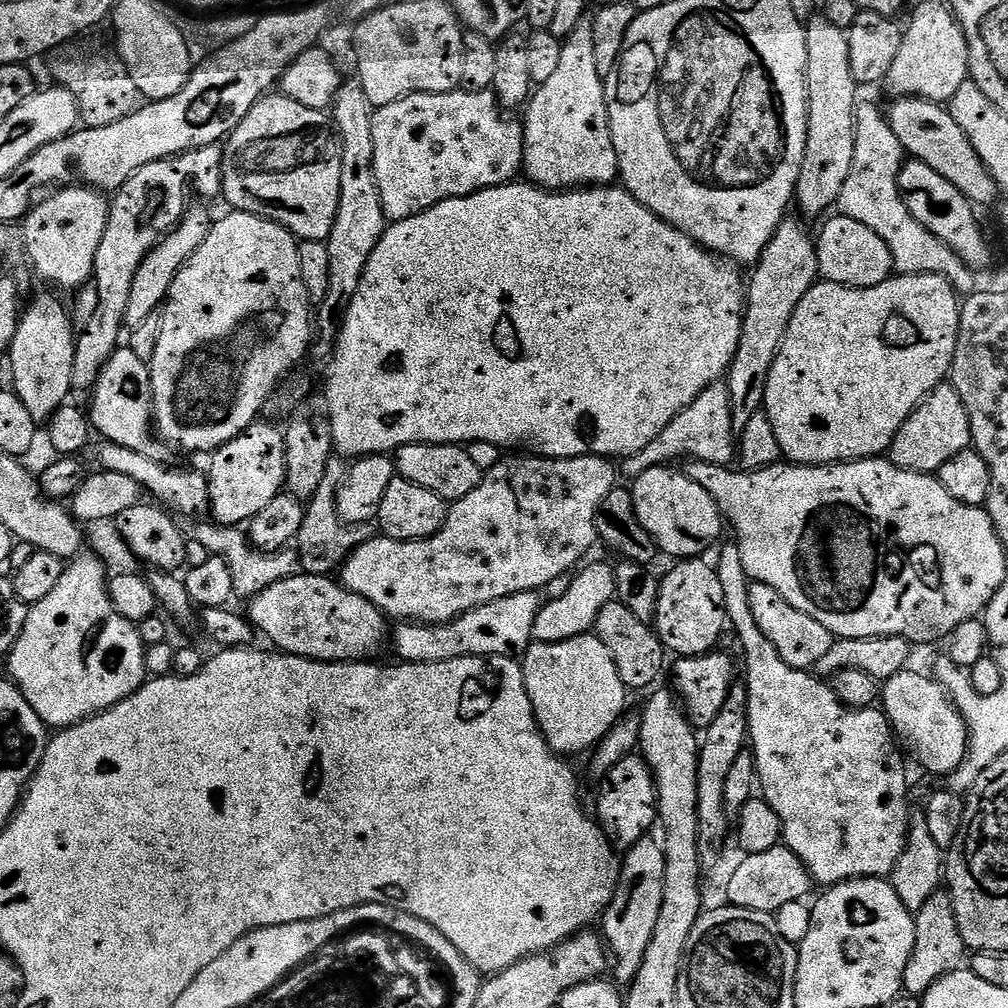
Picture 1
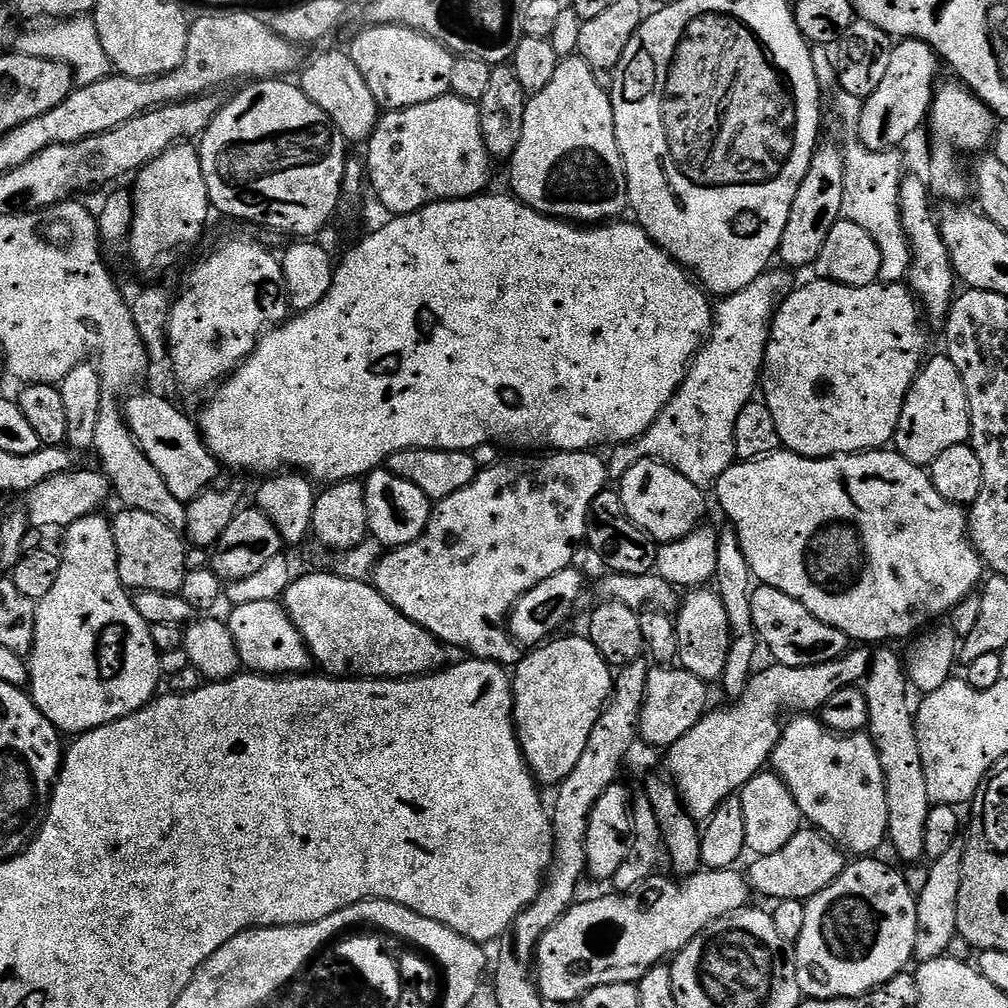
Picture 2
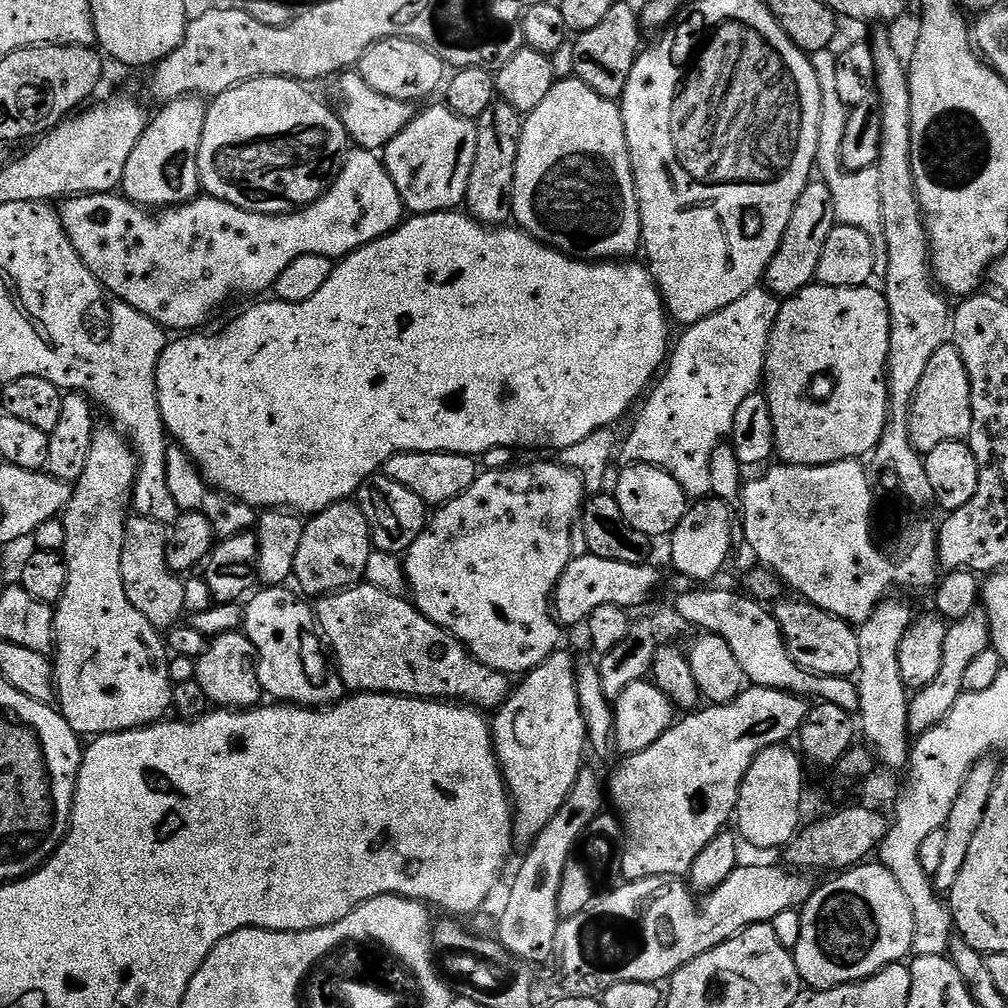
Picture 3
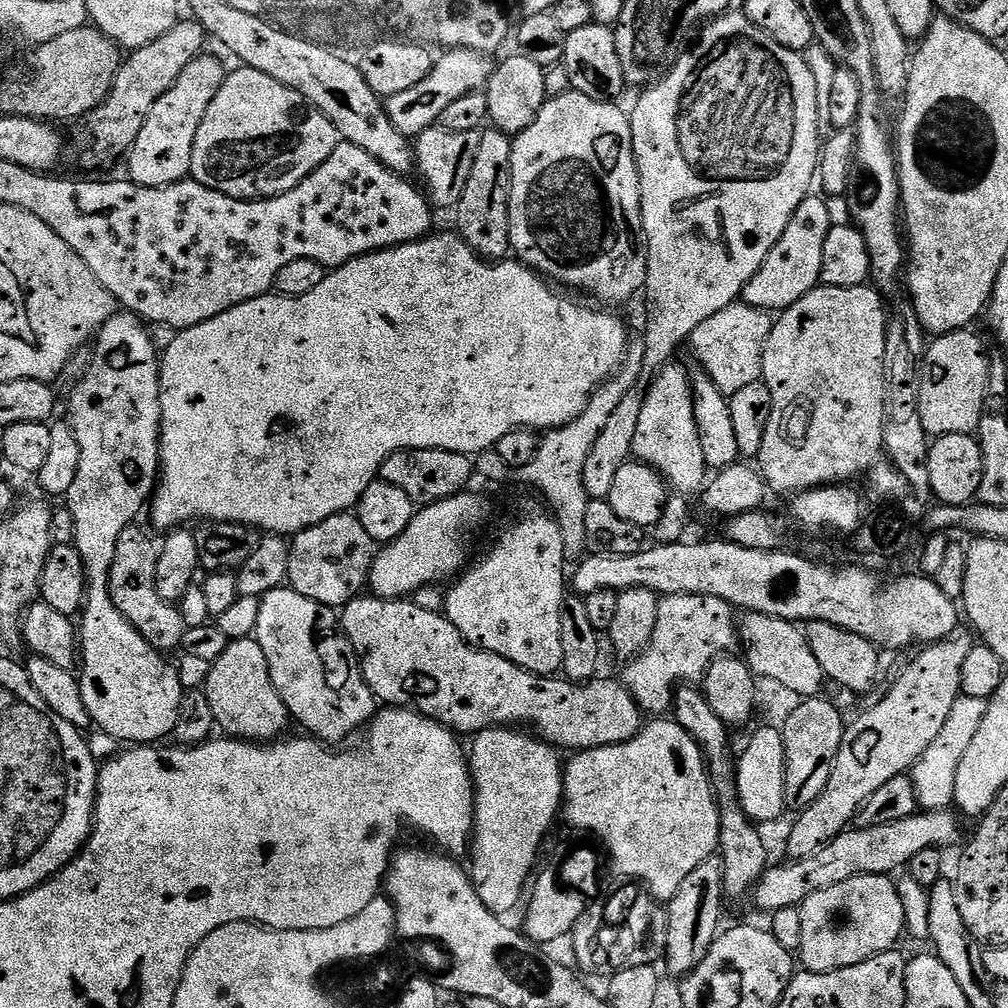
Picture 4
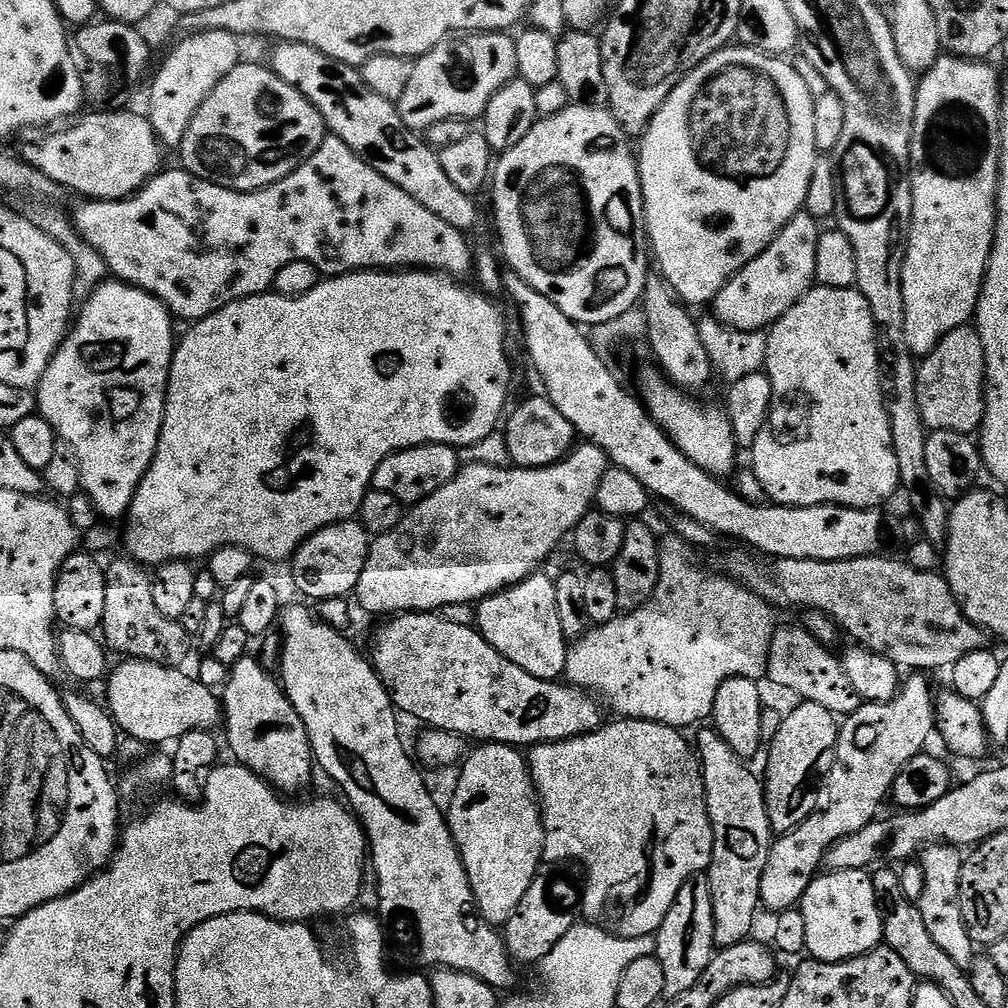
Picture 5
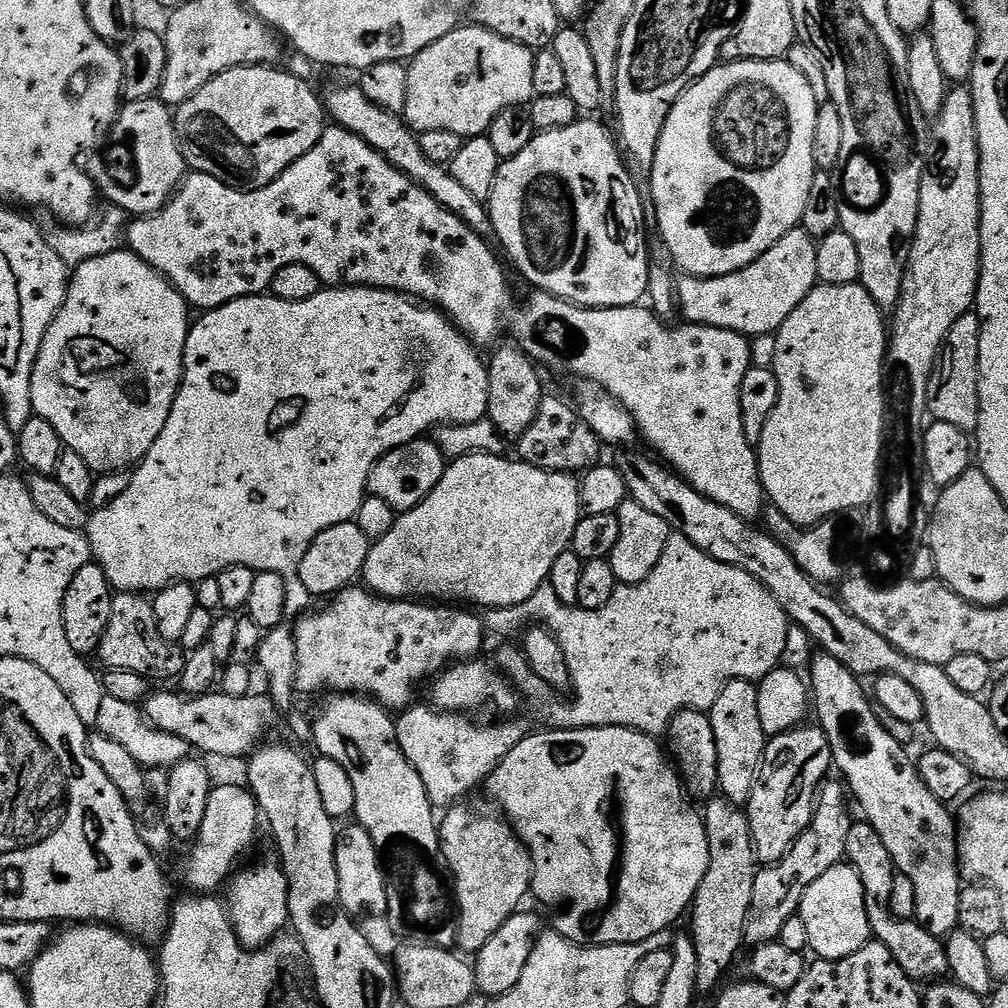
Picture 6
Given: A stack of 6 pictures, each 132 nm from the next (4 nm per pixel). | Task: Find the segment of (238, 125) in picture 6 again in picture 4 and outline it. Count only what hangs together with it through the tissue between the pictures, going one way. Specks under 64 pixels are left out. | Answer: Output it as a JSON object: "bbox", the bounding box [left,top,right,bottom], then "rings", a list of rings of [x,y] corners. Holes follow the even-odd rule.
{"bbox":[191,67,342,200],"rings":[[[237,67],[237,72],[229,71],[224,77],[224,84],[214,94],[202,126],[198,126],[198,138],[194,138],[191,179],[198,181],[210,190],[218,190],[230,198],[239,200],[269,200],[272,196],[281,196],[294,186],[298,186],[334,150],[342,143],[338,129],[332,125],[330,118],[322,114],[302,94],[293,88],[282,86],[274,78],[262,74],[253,68]]]}

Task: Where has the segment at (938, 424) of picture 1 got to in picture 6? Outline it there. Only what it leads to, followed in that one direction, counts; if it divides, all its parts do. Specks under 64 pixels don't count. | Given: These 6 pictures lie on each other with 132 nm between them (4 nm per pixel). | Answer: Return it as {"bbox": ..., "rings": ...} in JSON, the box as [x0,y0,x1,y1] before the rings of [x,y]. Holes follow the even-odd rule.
{"bbox":[927,310,980,433],"rings":[[[969,310],[950,326],[944,335],[932,372],[928,375],[927,415],[935,422],[946,422],[971,433],[978,422],[980,403],[978,402],[978,334],[980,319],[975,311]]]}

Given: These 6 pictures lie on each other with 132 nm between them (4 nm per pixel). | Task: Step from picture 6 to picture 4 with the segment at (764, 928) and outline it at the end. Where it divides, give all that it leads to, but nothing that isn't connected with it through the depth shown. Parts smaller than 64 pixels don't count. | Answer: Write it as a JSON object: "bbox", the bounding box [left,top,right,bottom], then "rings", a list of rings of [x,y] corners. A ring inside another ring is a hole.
{"bbox":[788,630,973,860],"rings":[[[957,630],[938,642],[921,647],[917,651],[920,653],[901,670],[900,677],[893,682],[888,696],[882,697],[873,708],[866,709],[853,724],[851,721],[845,727],[842,746],[838,750],[838,758],[832,767],[826,790],[822,790],[820,797],[797,815],[800,817],[788,836],[788,852],[792,860],[800,860],[803,856],[814,854],[836,836],[841,836],[855,821],[864,803],[871,800],[874,794],[878,794],[878,790],[882,790],[882,786],[886,786],[890,778],[903,776],[915,767],[926,748],[941,733],[955,700],[962,695],[962,666],[973,646],[973,633]]]}

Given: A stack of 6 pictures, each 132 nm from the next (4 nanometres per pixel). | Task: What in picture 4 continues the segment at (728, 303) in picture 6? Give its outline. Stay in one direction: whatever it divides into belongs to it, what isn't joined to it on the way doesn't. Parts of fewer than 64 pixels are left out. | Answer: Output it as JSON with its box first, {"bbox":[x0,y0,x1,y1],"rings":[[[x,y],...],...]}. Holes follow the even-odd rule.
{"bbox":[743,195,832,314],"rings":[[[808,195],[798,210],[794,210],[782,238],[778,238],[770,254],[766,254],[766,262],[762,262],[758,274],[754,274],[744,287],[743,303],[779,314],[818,287],[822,274],[822,245],[826,243],[826,234],[830,234],[832,223],[827,199],[816,195]]]}

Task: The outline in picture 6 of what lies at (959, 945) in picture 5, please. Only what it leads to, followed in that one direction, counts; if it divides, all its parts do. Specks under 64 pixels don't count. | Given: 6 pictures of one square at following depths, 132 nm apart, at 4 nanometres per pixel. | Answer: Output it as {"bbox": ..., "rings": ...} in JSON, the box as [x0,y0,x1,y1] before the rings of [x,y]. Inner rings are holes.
{"bbox":[810,654,962,937],"rings":[[[823,654],[811,657],[811,668],[810,704],[816,707],[815,723],[828,739],[835,771],[841,772],[851,799],[854,804],[856,799],[864,815],[861,817],[882,838],[882,846],[890,850],[892,867],[899,875],[910,878],[916,923],[932,936],[947,937],[960,922],[958,902],[962,887],[954,851],[954,816],[948,813],[949,805],[926,790],[913,757],[908,757],[903,746],[884,729],[865,685],[860,685],[861,677],[846,670],[838,658]]]}

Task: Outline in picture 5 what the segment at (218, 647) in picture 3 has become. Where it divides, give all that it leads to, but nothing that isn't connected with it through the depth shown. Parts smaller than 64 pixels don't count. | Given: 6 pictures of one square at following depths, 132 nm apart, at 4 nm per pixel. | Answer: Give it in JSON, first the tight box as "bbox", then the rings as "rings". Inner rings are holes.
{"bbox":[222,655,314,792],"rings":[[[255,655],[244,656],[237,664],[231,665],[228,680],[222,689],[222,724],[223,727],[228,727],[226,748],[227,751],[228,748],[232,751],[231,759],[243,768],[249,768],[255,776],[268,781],[277,792],[300,792],[311,782],[314,757],[306,726],[298,710],[294,710],[294,706],[288,701],[288,695],[279,679]]]}

